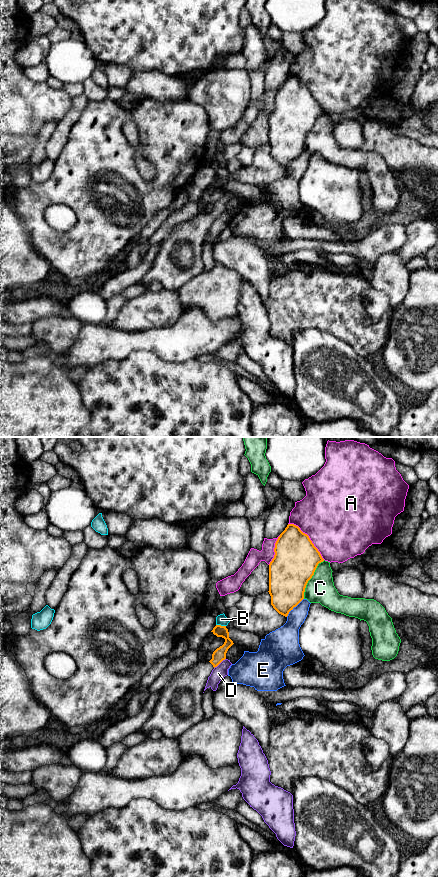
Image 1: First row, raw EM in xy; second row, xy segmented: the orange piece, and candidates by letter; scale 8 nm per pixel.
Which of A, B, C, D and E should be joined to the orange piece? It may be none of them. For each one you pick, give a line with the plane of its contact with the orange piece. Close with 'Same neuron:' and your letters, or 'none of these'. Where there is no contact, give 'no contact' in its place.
Same neuron: none of these

